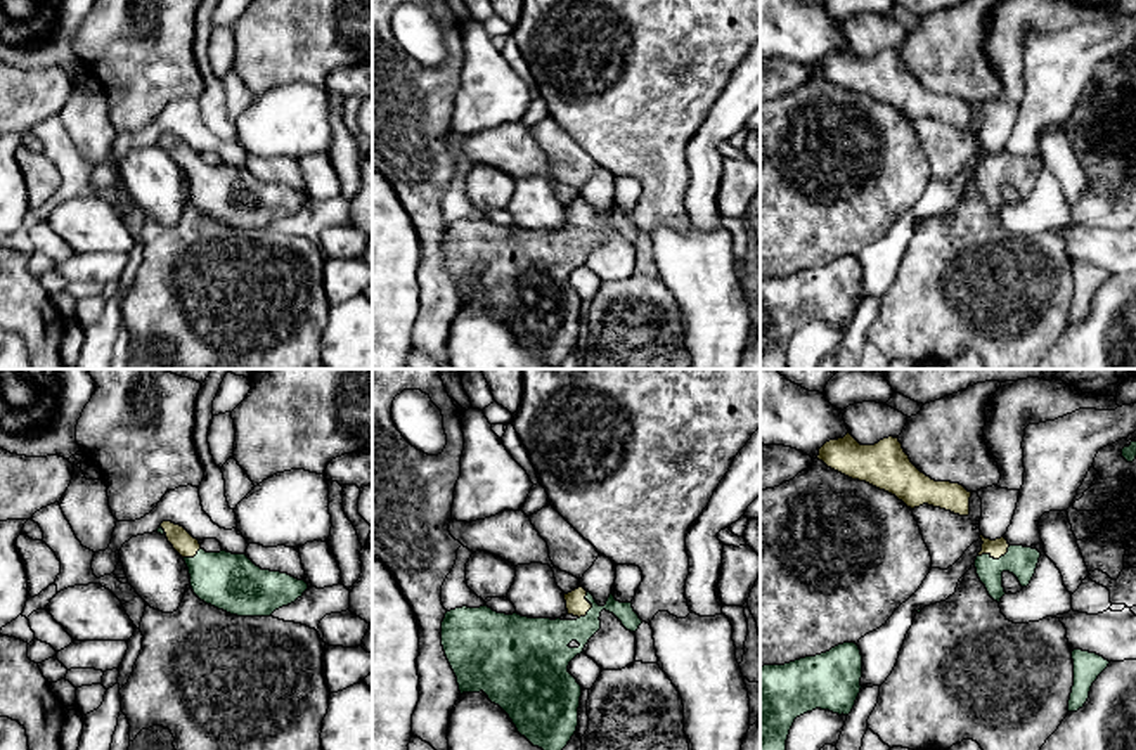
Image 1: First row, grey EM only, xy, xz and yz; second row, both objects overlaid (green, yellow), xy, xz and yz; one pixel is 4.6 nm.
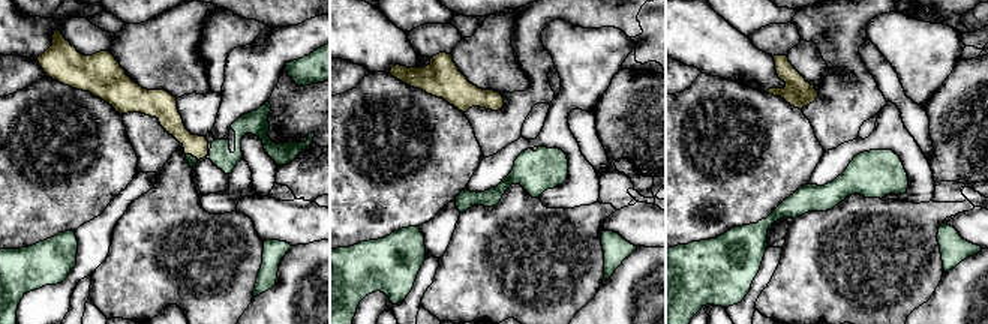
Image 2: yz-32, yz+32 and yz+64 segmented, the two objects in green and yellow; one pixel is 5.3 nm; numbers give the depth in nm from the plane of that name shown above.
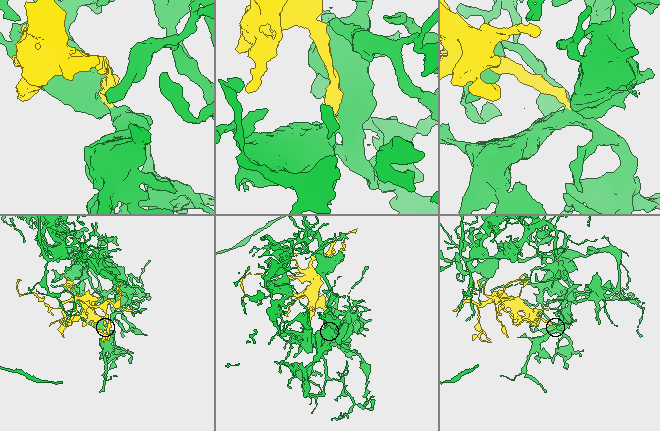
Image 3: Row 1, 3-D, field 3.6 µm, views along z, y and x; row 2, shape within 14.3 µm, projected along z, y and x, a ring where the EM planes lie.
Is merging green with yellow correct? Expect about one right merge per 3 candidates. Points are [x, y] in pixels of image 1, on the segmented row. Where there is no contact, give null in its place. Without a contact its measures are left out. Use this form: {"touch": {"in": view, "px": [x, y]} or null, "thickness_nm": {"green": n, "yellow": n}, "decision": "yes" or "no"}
{"touch": {"in": "yz", "px": [993, 558]}, "thickness_nm": {"green": 140, "yellow": 90}, "decision": "yes"}

